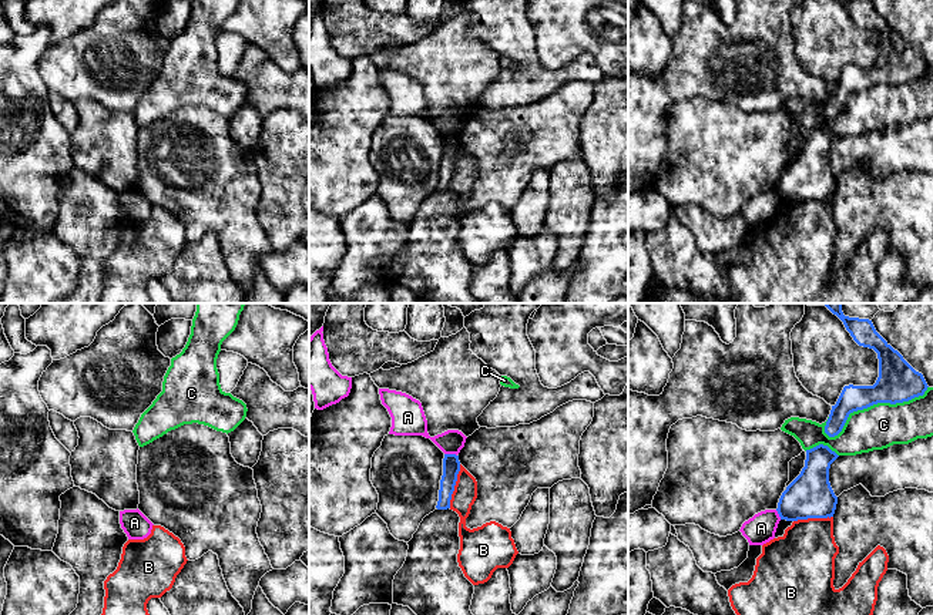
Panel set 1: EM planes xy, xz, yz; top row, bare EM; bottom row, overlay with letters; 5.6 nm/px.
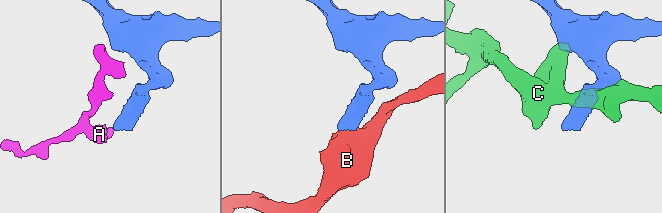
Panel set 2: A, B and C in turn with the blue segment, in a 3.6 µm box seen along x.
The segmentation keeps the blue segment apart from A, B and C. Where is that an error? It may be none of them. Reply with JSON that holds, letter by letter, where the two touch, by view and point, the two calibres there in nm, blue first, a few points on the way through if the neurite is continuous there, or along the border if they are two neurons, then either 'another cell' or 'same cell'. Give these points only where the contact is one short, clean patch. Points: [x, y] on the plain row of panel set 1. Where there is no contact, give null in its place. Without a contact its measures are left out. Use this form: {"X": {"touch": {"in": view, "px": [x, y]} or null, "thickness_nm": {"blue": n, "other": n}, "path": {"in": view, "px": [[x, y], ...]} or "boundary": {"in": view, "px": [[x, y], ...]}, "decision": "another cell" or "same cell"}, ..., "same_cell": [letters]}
{"A": {"touch": {"in": "xz", "px": [450, 135]}, "thickness_nm": {"blue": 100, "other": 140}, "boundary": {"in": "xz", "px": [[445, 134], [456, 137]]}, "decision": "another cell"}, "B": {"touch": {"in": "xz", "px": [455, 165]}, "thickness_nm": {"blue": 100, "other": 140}, "boundary": {"in": "xz", "px": [[460, 145], [449, 188]]}, "decision": "another cell"}, "C": {"touch": {"in": "yz", "px": [873, 84]}, "thickness_nm": {"blue": 240, "other": 260}, "decision": "another cell"}, "same_cell": []}

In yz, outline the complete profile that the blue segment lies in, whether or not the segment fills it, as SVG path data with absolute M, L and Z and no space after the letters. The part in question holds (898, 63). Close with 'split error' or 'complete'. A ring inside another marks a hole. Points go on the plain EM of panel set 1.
M840 0L853 21L873 30L879 40L879 58L873 67L845 67L836 85L832 87L825 114L838 117L849 95L877 84L903 84L923 77L927 64L903 37L895 31L875 10L869 0Z; complete

